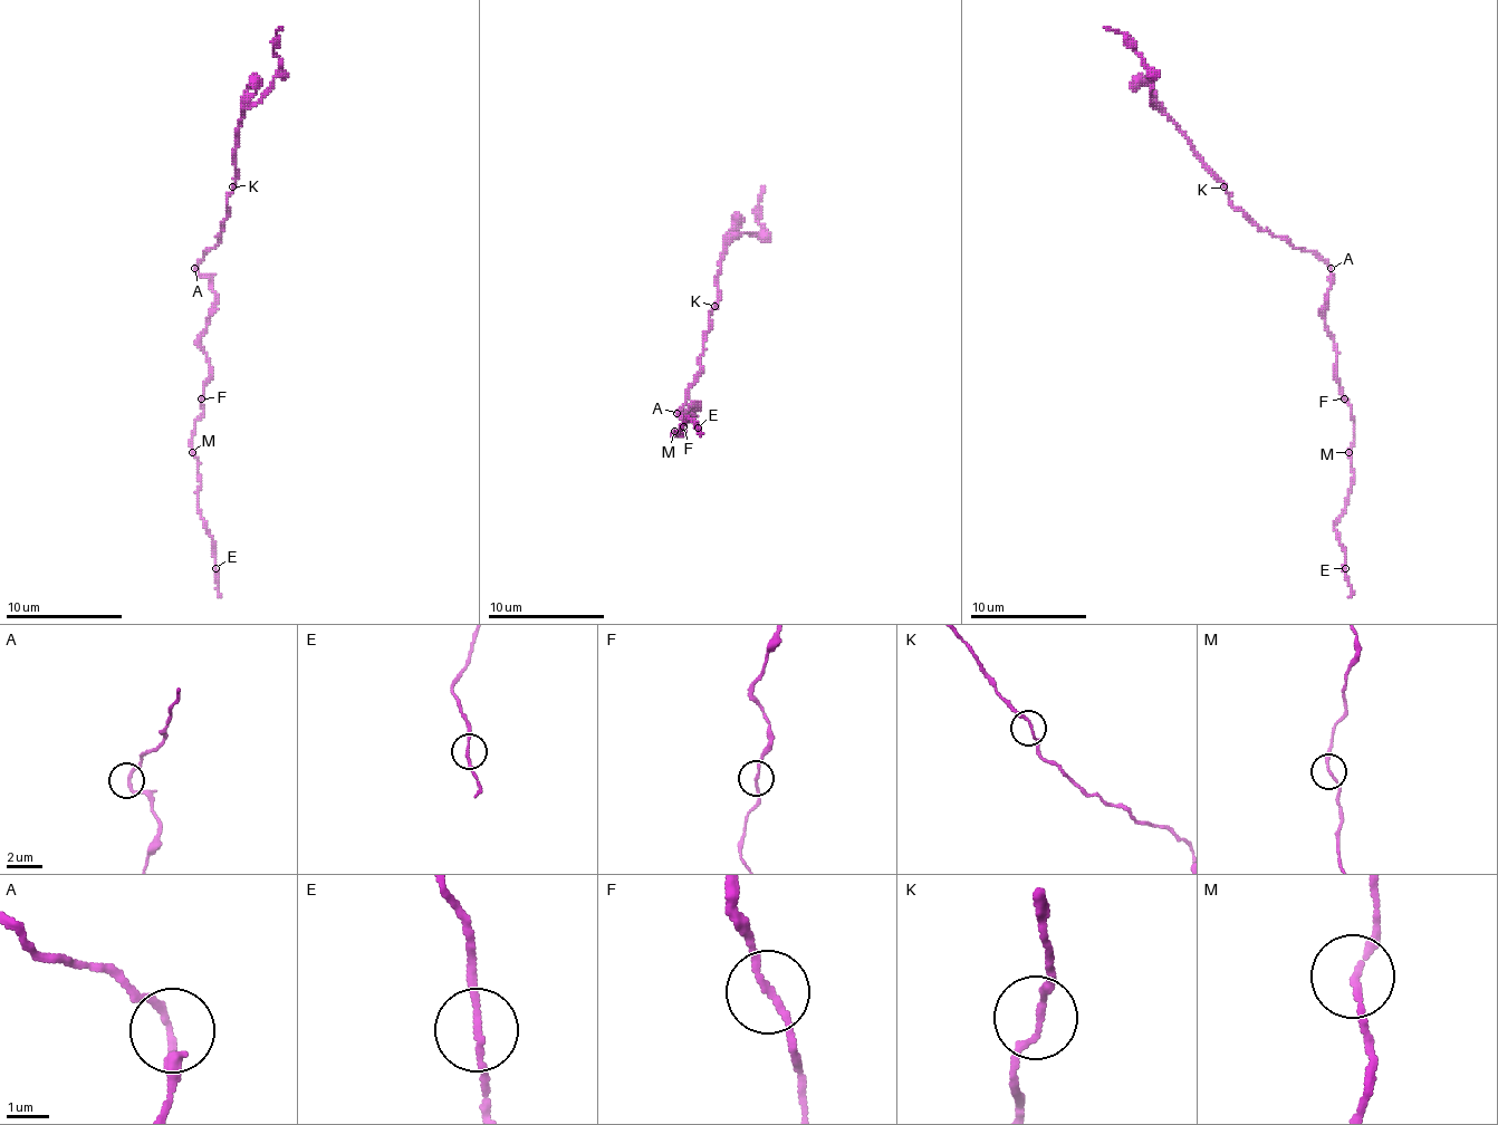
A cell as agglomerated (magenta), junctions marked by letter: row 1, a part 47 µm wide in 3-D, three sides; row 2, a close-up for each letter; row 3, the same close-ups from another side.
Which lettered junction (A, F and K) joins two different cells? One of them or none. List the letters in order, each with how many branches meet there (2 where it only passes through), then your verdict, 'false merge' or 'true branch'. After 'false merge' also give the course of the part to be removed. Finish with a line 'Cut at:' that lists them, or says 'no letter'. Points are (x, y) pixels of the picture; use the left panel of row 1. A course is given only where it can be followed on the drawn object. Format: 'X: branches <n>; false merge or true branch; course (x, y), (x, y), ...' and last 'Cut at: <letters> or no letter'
A: branches 2; true branch
F: branches 2; true branch
K: branches 2; true branch
Cut at: no letter

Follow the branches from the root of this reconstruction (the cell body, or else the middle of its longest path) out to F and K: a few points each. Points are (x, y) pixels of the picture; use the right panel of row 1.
F: (1331, 268), (1331, 289), (1325, 295), (1325, 324), (1336, 344), (1336, 382), (1345, 400)
K: (1331, 268), (1311, 251), (1293, 248), (1284, 239), (1261, 231), (1231, 204), (1223, 186)

